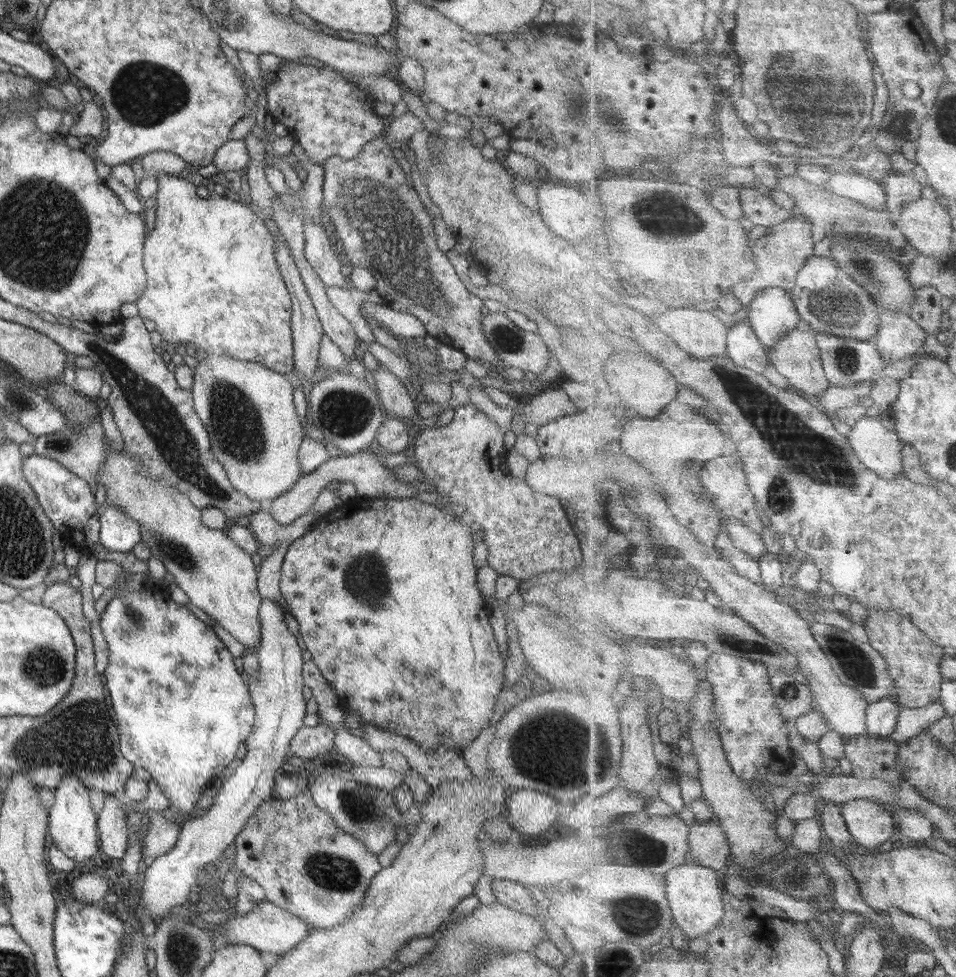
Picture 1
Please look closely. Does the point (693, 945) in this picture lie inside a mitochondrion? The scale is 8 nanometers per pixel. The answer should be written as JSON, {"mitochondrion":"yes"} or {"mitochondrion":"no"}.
{"mitochondrion":"no"}

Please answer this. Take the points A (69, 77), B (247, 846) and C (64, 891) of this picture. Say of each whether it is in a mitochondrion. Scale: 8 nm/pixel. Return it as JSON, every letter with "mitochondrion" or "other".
{"A":"other","B":"other","C":"other"}

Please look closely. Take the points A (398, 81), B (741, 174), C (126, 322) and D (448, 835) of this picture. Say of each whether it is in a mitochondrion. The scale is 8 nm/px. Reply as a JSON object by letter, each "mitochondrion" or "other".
{"A":"other","B":"other","C":"other","D":"other"}

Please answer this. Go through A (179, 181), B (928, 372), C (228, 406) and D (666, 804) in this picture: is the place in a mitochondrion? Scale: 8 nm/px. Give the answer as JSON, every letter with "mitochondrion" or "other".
{"A":"other","B":"other","C":"mitochondrion","D":"other"}

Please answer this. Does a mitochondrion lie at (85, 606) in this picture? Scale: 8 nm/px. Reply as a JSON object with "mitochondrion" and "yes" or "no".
{"mitochondrion":"no"}

